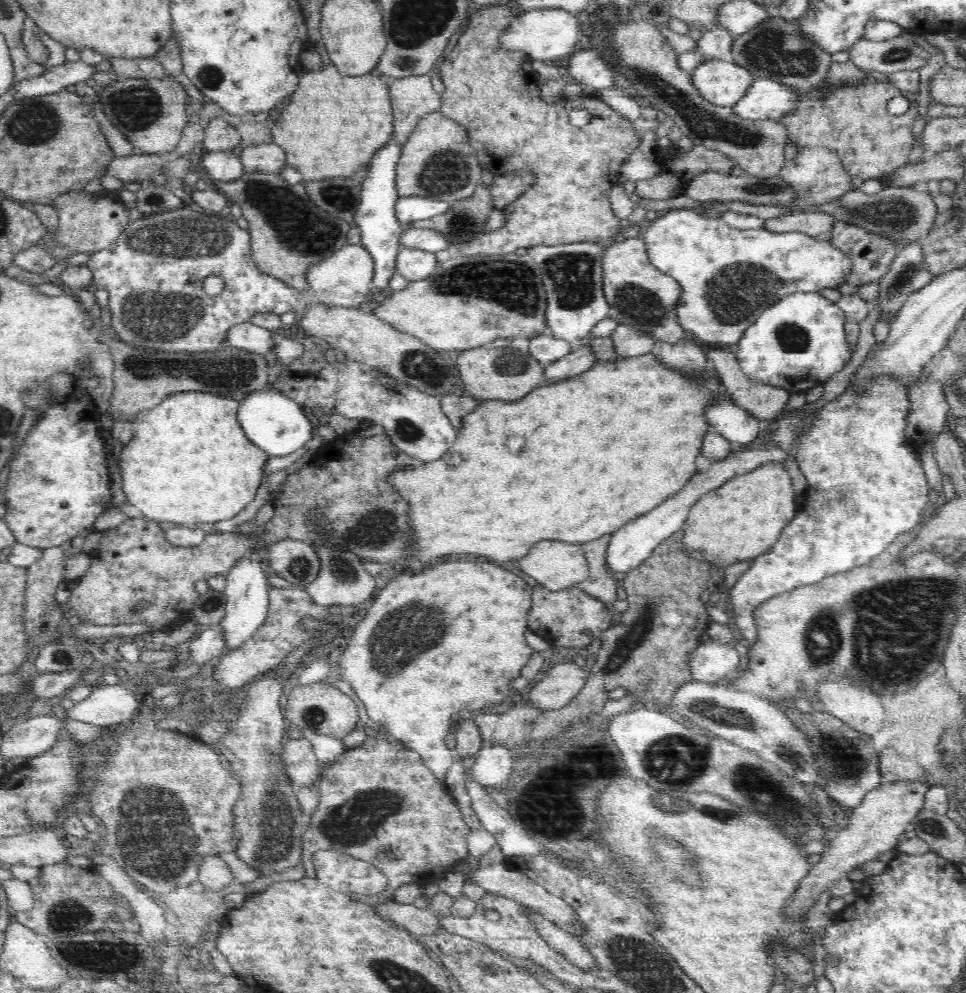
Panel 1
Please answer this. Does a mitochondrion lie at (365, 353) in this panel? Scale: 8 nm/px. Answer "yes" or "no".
no

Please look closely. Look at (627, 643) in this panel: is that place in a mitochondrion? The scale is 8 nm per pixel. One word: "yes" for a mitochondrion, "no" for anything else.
yes

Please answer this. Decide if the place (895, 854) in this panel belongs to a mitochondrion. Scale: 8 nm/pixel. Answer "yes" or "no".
no

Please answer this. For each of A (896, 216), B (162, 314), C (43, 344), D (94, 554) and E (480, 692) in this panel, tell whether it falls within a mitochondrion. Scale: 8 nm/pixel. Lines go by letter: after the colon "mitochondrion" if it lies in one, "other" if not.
A: mitochondrion
B: mitochondrion
C: other
D: other
E: other

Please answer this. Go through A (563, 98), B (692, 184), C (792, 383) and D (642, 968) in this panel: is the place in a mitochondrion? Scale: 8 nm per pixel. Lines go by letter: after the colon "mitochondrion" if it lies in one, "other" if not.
A: other
B: other
C: other
D: mitochondrion

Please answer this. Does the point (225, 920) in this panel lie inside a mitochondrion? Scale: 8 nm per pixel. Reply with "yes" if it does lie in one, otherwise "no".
no

